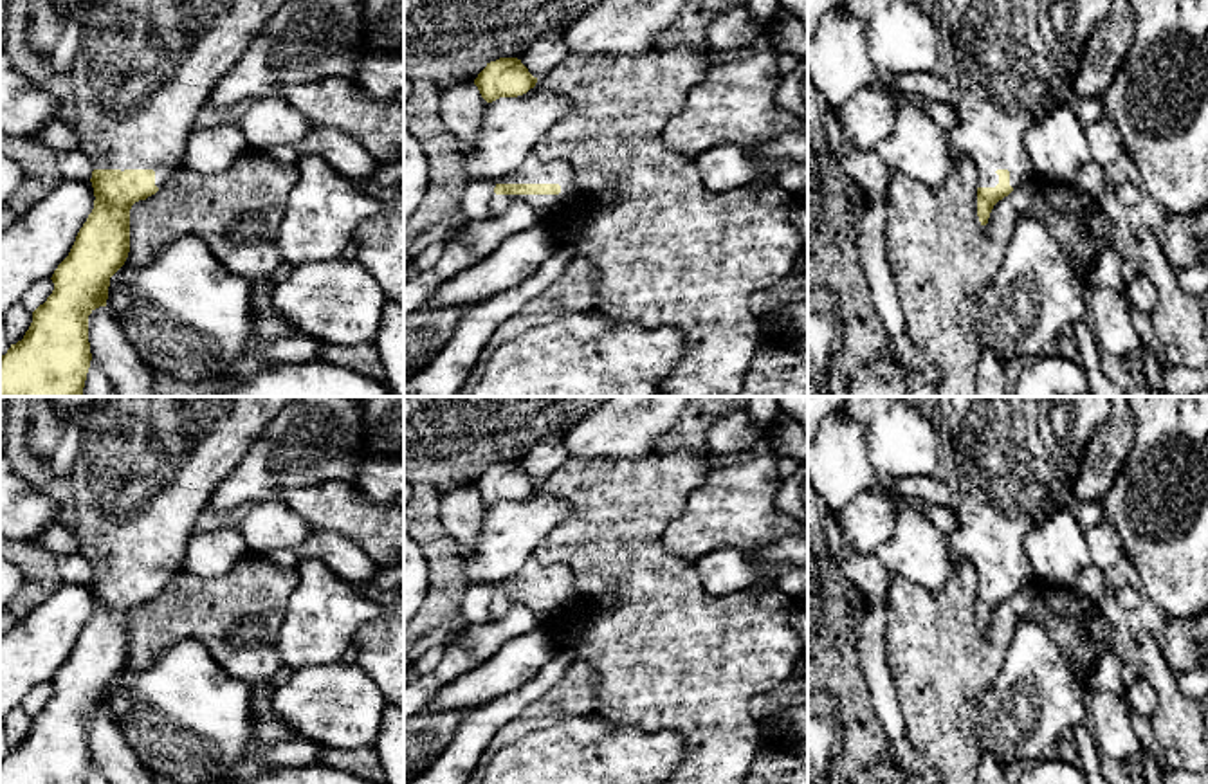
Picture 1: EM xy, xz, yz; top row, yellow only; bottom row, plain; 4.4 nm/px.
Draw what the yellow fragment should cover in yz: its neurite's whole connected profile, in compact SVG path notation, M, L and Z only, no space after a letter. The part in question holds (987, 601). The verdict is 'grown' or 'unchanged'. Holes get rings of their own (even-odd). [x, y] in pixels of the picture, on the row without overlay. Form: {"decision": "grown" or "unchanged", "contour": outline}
{"decision": "grown", "contour": "M950 397L947 434L959 447L963 488L956 508L957 526L947 533L956 557L968 561L975 571L977 620L988 627L993 609L1035 579L1024 552L1026 533L1044 517L1075 508L1075 479L1091 434L1109 416L1109 397Z"}

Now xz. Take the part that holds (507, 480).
{"decision": "unchanged", "contour": "M499 461L490 465L474 483L474 488L487 506L499 501L523 499L534 492L535 487L537 481L534 481L517 461Z"}

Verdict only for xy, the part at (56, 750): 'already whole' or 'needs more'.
needs more

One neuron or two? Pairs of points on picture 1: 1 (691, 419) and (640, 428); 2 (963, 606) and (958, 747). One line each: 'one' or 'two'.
1: two
2: one

